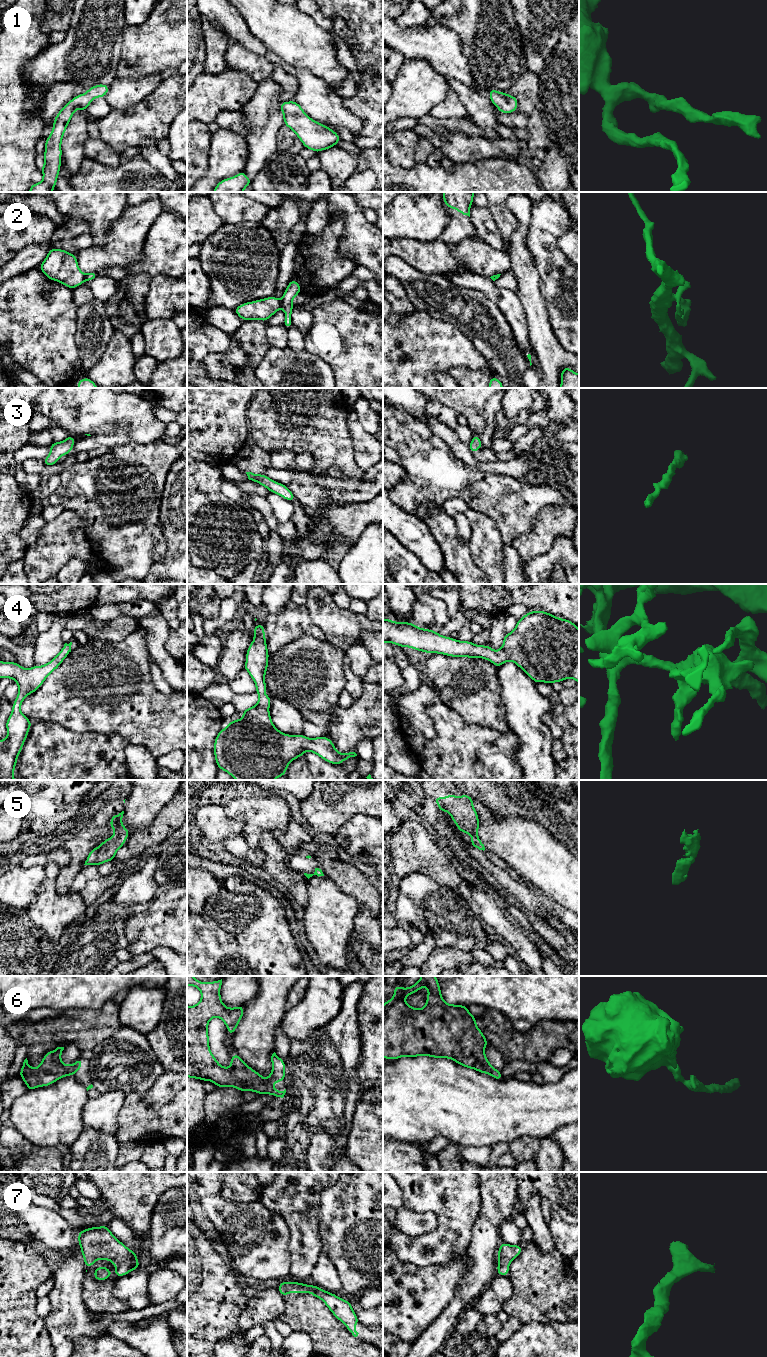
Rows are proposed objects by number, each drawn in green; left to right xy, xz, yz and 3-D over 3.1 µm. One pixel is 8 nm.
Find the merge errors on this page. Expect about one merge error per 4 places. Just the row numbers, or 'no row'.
2

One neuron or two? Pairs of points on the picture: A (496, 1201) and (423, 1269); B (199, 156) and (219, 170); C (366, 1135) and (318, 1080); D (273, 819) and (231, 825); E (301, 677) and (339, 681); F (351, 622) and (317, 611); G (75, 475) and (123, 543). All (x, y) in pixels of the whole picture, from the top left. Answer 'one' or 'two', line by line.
A: two
B: two
C: two
D: two
E: one
F: one
G: one

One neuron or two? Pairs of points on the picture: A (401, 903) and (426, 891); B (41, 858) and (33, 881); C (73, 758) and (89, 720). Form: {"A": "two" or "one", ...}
{"A": "one", "B": "two", "C": "two"}

